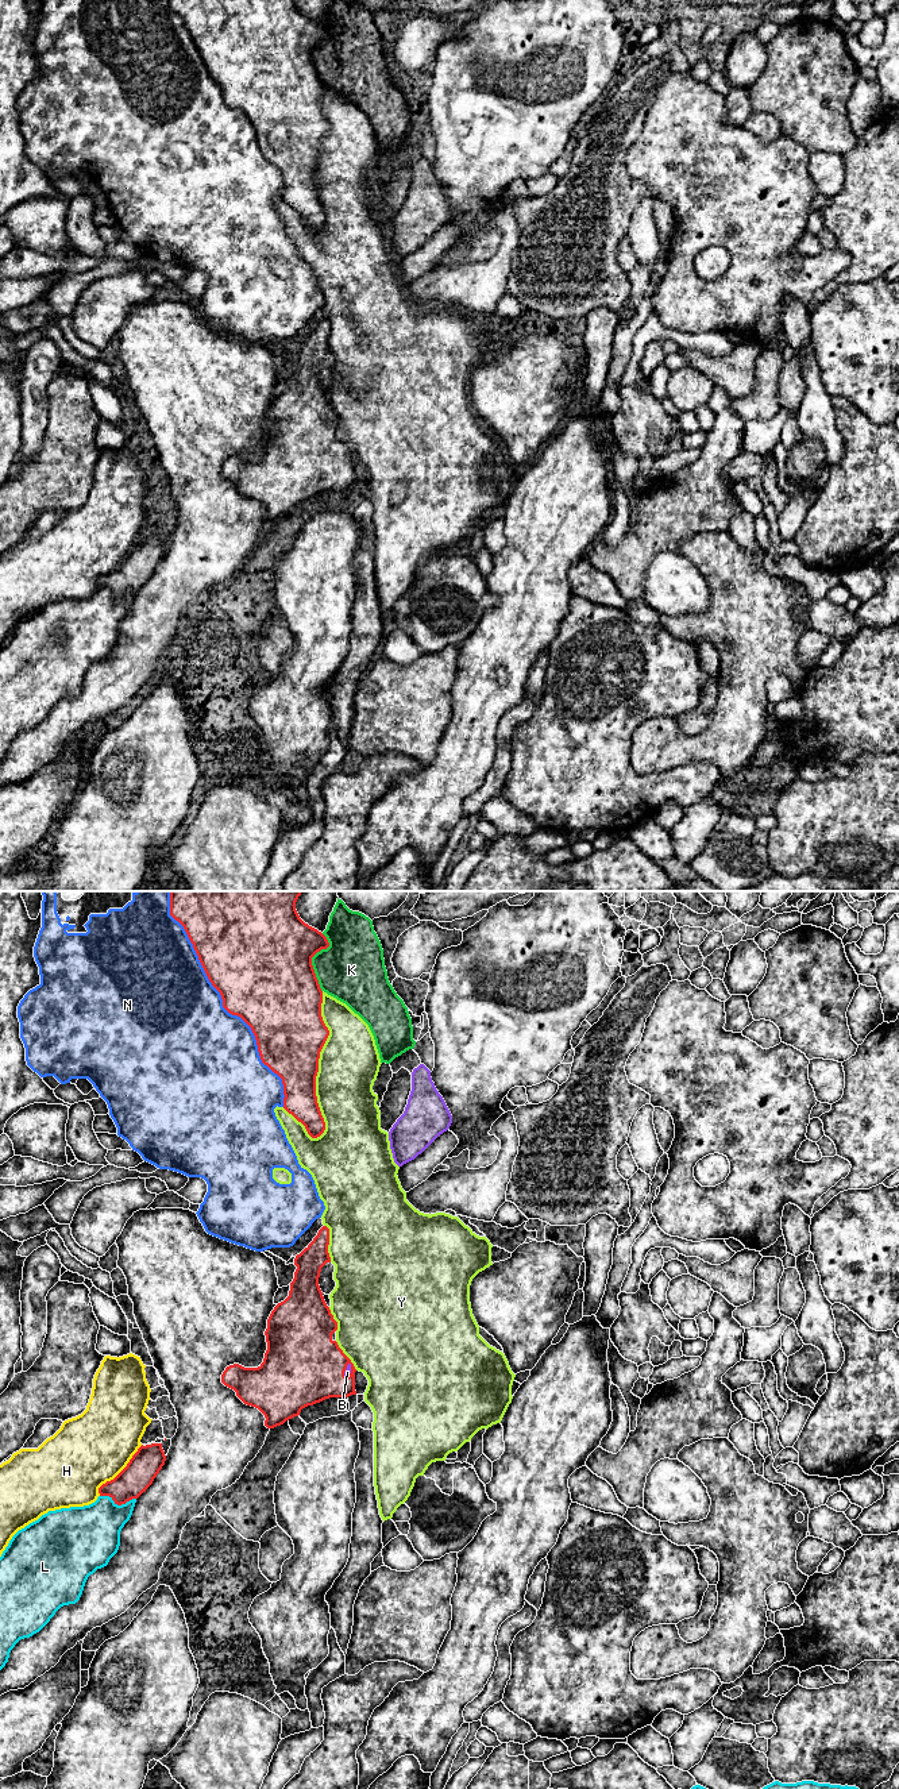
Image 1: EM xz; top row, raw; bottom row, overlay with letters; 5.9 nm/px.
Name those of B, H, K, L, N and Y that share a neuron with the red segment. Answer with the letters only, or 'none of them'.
B

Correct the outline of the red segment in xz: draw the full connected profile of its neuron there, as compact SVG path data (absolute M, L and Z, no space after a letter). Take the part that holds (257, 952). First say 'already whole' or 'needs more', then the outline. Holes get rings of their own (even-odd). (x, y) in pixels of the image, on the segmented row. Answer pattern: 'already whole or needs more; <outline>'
already whole; M170 891L170 915L184 926L209 982L221 995L223 1007L251 1027L262 1063L282 1079L283 1109L305 1126L312 1138L317 1138L324 1133L325 1122L317 1103L316 1076L329 1030L321 1017L323 991L312 957L329 942L300 918L296 902L301 892Z

